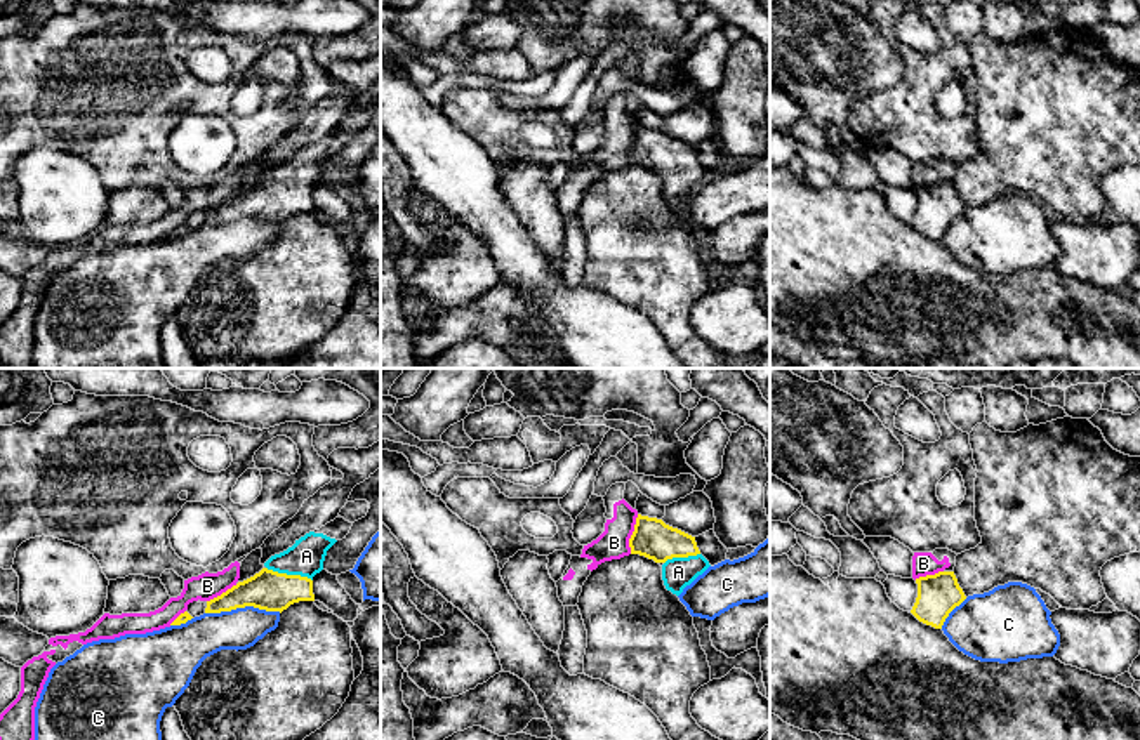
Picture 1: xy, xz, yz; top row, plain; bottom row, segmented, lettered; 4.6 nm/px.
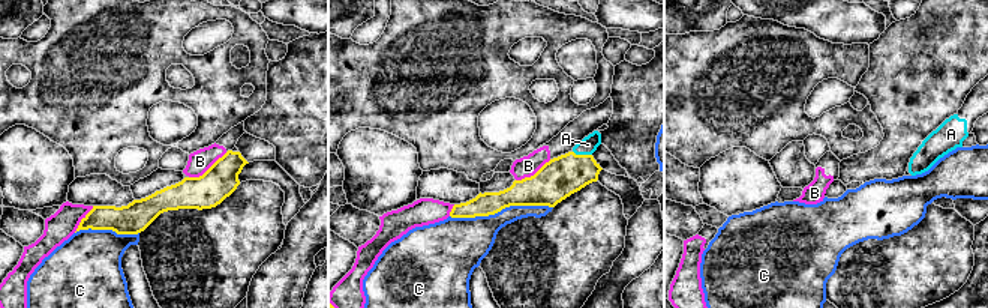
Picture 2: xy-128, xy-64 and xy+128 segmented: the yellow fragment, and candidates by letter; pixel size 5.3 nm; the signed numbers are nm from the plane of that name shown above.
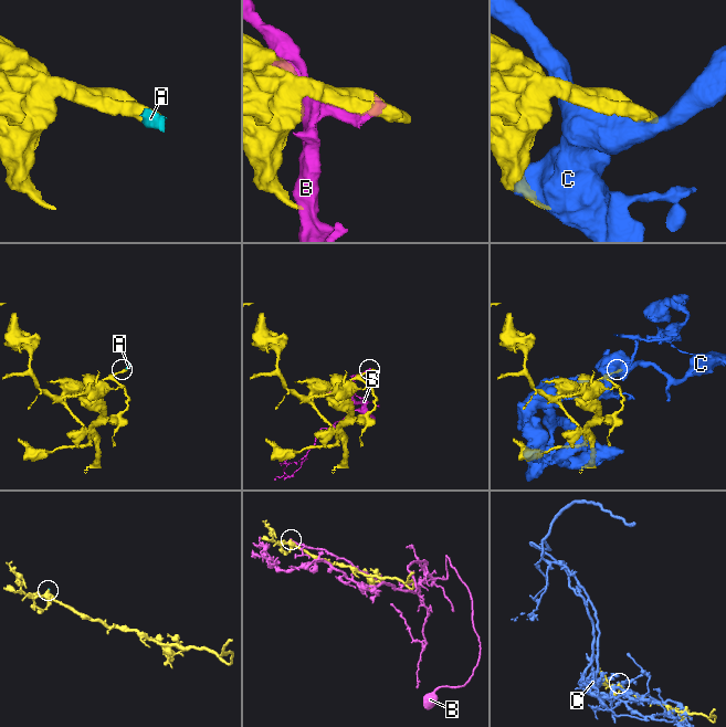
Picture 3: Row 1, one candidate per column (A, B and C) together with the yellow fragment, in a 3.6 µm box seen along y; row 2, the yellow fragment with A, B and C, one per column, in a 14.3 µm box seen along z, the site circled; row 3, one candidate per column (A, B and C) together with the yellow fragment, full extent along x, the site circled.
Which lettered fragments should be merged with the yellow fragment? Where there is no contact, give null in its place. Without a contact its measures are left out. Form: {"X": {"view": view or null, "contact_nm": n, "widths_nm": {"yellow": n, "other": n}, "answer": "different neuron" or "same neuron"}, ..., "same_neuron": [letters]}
{"A": {"view": "xy", "contact_nm": 220, "widths_nm": {"yellow": 190, "other": 170}, "answer": "same neuron"}, "B": {"view": "xz", "contact_nm": 190, "widths_nm": {"yellow": 180, "other": 140}, "answer": "different neuron"}, "C": {"view": "xy", "contact_nm": 360, "widths_nm": {"yellow": 190, "other": 190}, "answer": "different neuron"}, "same_neuron": ["A"]}

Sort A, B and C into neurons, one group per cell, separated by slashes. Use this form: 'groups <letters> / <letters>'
groups A / B / C

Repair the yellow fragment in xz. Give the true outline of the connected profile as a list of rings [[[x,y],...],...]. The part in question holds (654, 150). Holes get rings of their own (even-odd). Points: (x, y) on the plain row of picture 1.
[[[638,125],[629,158],[631,165],[662,175],[664,196],[676,207],[711,177],[700,165],[695,148],[657,129]]]

